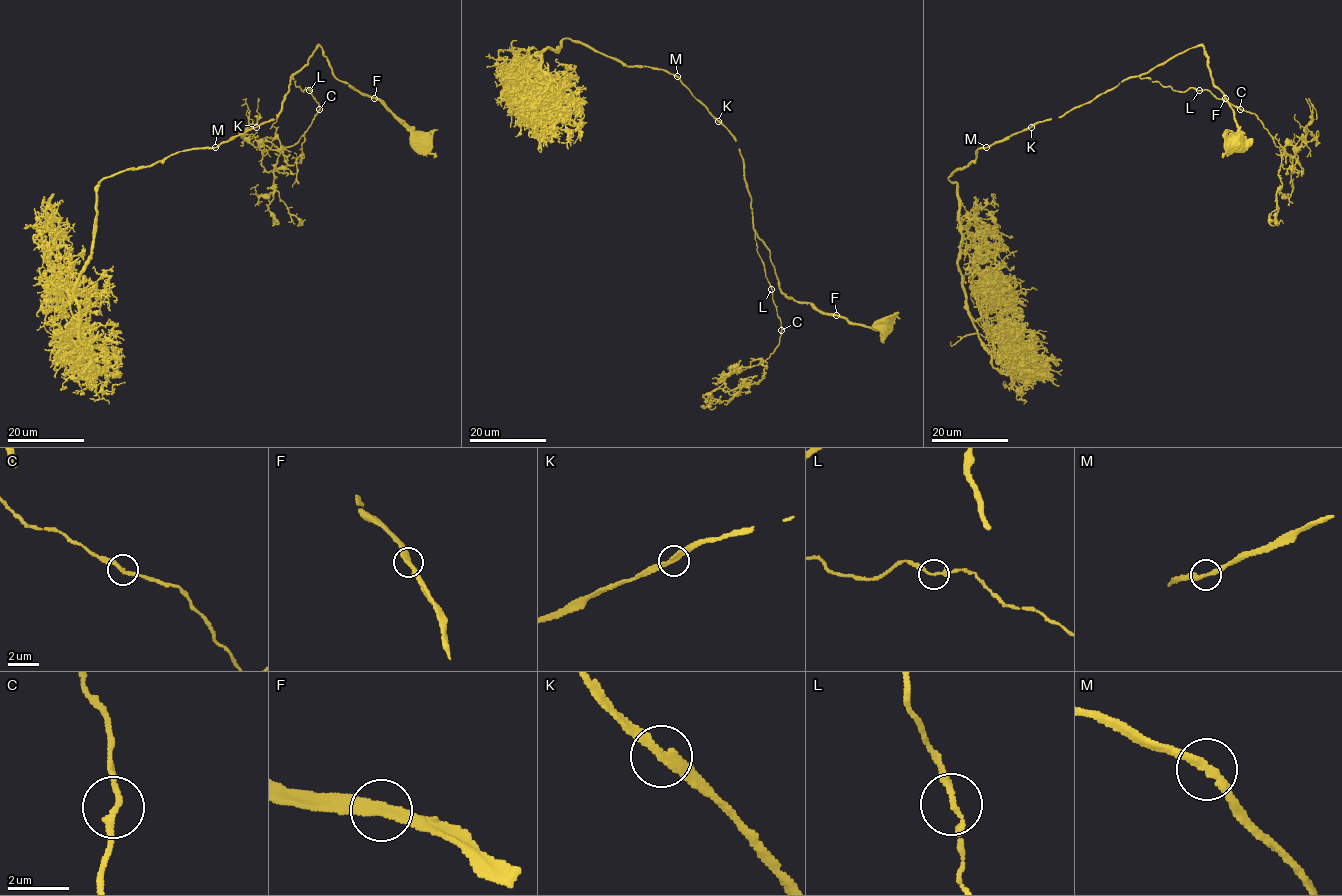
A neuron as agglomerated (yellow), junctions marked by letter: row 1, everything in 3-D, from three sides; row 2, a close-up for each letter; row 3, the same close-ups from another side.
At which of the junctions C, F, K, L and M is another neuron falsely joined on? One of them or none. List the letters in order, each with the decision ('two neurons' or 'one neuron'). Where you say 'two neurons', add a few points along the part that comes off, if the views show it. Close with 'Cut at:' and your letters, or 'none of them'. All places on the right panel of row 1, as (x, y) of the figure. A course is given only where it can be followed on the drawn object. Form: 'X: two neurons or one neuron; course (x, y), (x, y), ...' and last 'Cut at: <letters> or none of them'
C: one neuron
F: one neuron
K: one neuron
L: one neuron
M: one neuron
Cut at: none of them

